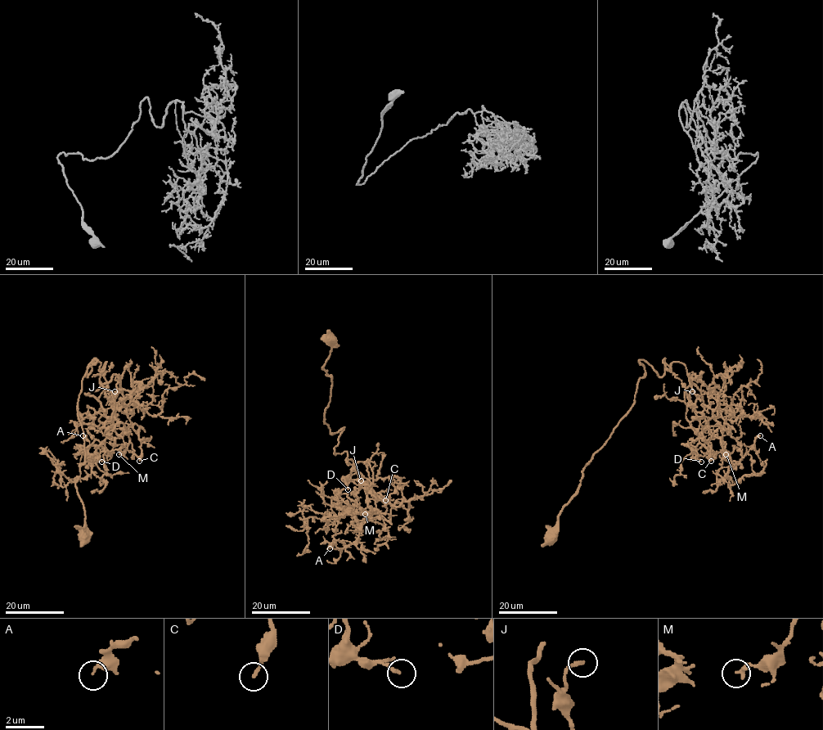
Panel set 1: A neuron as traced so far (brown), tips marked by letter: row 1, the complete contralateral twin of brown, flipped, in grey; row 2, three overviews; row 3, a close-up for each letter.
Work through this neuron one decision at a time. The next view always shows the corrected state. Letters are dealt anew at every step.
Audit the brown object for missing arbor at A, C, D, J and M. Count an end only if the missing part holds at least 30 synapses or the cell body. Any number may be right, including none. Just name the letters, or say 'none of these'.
none of these

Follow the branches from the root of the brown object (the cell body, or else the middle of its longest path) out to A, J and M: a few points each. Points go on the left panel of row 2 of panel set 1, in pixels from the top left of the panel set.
A: (82, 536), (78, 398), (95, 358), (100, 371), (107, 362), (85, 394), (108, 436), (90, 464), (83, 435)
J: (82, 536), (78, 398), (95, 358), (100, 371), (107, 362), (100, 382), (114, 400), (114, 428), (114, 391)
M: (82, 536), (78, 398), (95, 358), (100, 371), (107, 362), (114, 428), (115, 409), (130, 421), (119, 454)

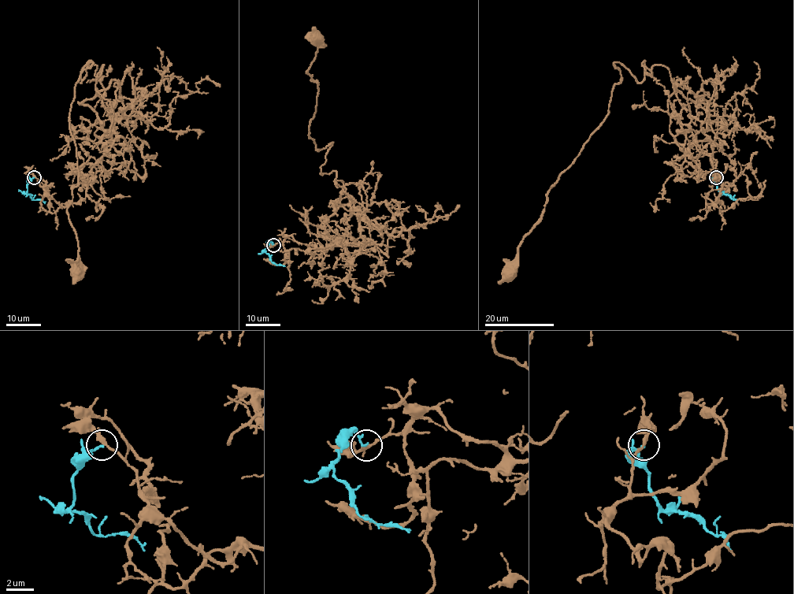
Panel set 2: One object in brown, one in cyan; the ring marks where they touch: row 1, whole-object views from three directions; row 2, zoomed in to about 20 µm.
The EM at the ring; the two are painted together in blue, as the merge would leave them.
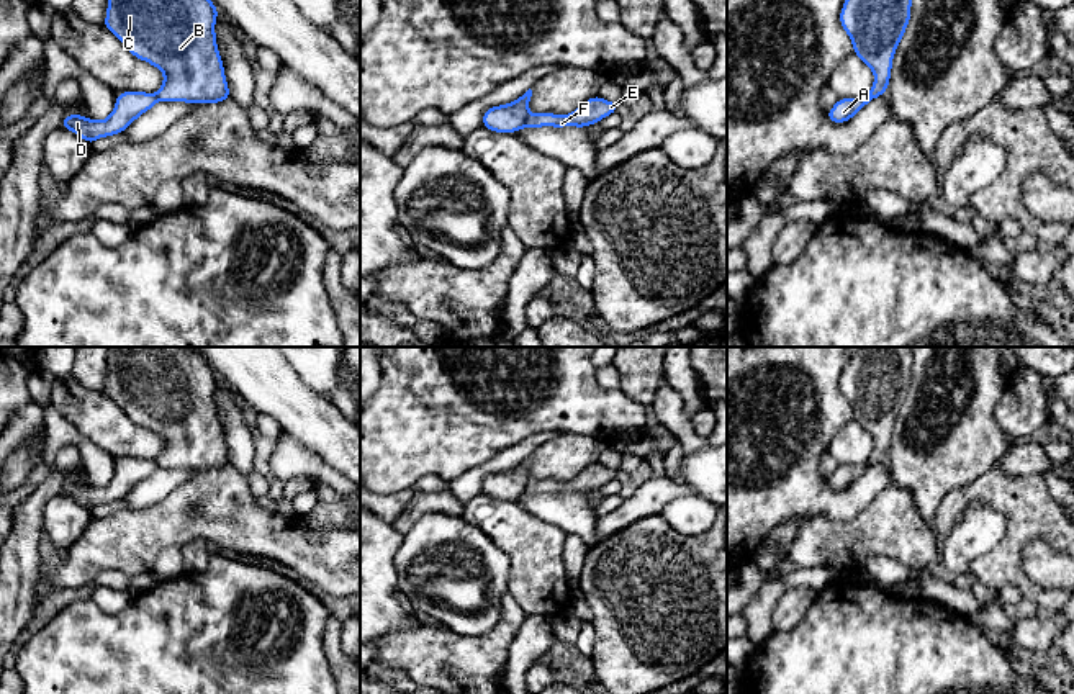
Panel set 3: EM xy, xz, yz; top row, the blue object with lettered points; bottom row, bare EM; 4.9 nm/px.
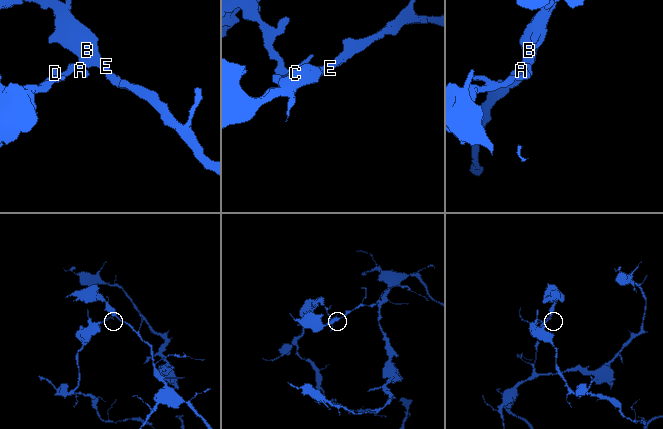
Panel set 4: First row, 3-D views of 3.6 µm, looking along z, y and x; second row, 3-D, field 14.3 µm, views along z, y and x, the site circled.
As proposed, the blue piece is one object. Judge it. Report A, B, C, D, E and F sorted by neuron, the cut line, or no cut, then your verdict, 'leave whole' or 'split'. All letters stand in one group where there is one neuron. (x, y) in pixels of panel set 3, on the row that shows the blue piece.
A D / B C E F | xz (527, 115), (521, 126) | split

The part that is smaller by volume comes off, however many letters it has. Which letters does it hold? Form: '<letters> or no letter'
A, D

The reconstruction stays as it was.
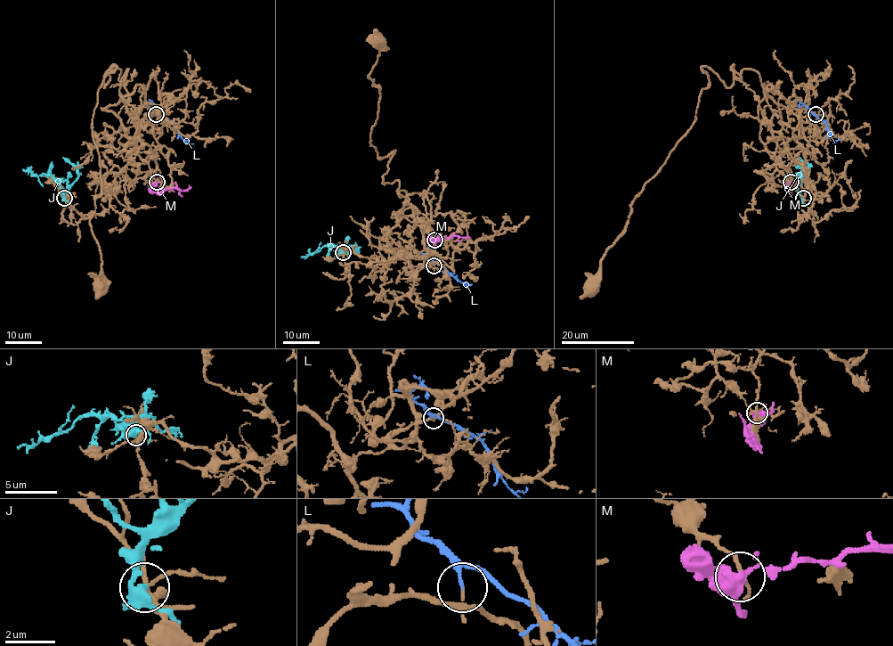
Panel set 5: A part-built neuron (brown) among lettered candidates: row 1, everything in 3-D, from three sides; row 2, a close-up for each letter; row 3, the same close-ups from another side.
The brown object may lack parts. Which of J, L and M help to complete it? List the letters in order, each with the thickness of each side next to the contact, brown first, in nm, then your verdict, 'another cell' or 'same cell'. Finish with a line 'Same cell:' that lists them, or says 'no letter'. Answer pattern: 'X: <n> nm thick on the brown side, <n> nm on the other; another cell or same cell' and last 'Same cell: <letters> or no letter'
J: 180 nm thick on the brown side, 440 nm on the other; another cell
L: 110 nm thick on the brown side, 120 nm on the other; another cell
M: 170 nm thick on the brown side, 550 nm on the other; another cell
Same cell: no letter

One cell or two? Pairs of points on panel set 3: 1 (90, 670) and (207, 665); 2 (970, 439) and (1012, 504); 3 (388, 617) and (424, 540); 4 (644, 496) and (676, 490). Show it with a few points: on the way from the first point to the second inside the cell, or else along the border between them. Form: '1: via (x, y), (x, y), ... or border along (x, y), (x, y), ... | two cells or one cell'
1: via (120, 670), (177, 670) | one cell
2: border along (999, 460), (968, 485), (956, 488) | two cells
3: border along (398, 549), (393, 558), (397, 588) | two cells
4: via (652, 496), (660, 490), (668, 490) | one cell

